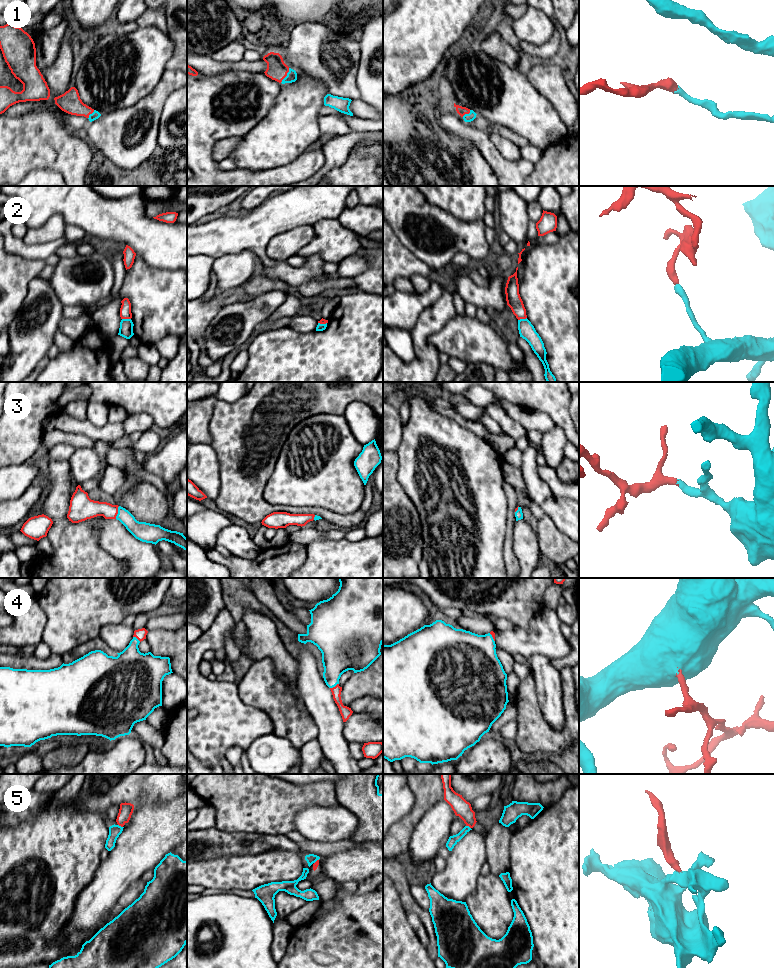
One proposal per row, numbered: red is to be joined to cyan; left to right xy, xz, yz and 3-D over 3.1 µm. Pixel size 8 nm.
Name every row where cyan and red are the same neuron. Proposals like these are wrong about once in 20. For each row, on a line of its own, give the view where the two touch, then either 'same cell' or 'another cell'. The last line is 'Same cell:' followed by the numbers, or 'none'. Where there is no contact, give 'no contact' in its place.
1: xz | same cell
2: xy | same cell
3: xy | same cell
4: xz | same cell
5: xy | another cell
Same cell: 1, 2, 3, 4

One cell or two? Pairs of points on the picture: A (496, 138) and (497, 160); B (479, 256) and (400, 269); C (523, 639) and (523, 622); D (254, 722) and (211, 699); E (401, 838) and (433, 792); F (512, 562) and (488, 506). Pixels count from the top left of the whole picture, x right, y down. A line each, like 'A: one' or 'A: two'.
A: two
B: two
C: two
D: one
E: one
F: two

